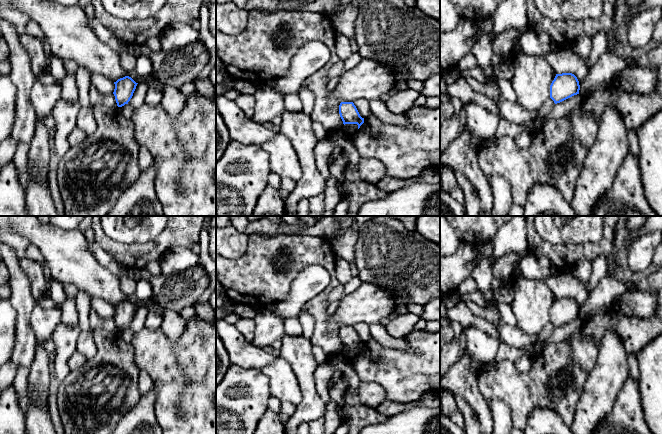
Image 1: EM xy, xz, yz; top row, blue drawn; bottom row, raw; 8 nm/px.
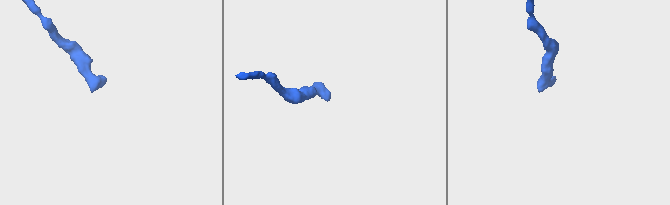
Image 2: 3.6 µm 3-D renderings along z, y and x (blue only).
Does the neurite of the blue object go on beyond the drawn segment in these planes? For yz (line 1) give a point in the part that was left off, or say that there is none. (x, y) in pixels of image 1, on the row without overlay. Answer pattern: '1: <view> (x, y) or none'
1: none

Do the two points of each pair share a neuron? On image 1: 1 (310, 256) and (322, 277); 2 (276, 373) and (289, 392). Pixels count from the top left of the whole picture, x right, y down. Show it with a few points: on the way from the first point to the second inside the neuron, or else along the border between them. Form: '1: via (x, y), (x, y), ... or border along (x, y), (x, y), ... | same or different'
1: border along (328, 271), (311, 264), (295, 277) | different
2: via (281, 378), (285, 387) | same

